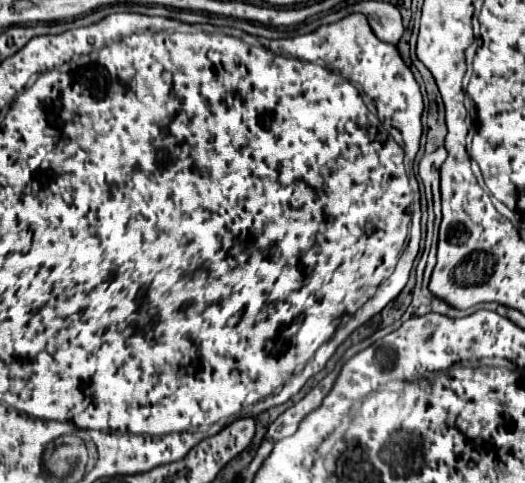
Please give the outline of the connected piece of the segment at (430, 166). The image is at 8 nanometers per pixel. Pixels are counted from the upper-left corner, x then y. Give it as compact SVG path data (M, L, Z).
M439 147L437 151L425 155L421 159L421 163L419 163L419 177L421 177L423 185L425 185L425 193L427 193L431 209L433 209L433 195L431 193L433 193L433 187L437 185L437 181L439 181L439 169L441 169L445 157L447 157L445 147Z

